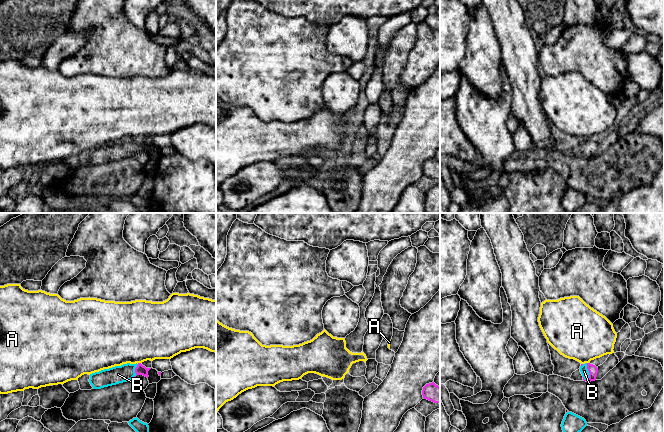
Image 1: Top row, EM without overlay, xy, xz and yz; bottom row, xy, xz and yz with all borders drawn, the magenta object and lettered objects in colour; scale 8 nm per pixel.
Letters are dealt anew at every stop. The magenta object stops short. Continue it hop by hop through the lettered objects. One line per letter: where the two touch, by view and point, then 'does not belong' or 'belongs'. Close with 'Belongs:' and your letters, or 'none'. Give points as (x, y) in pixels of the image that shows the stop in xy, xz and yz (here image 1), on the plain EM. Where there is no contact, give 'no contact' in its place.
A: xy (138, 139) | does not belong
B: yz (589, 148) | belongs
Belongs: B

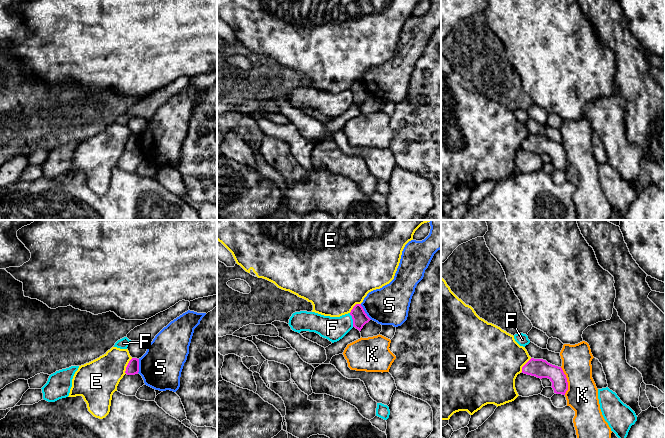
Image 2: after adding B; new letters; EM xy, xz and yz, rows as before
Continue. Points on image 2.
E: xy (127, 142) | does not belong
F: xz (353, 96) | does not belong
K: yz (566, 157) | does not belong
S: xz (364, 88) | does not belong
Belongs: none

